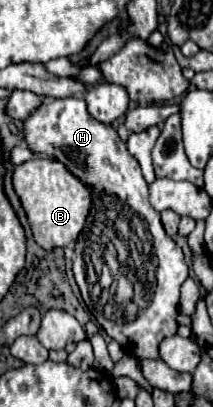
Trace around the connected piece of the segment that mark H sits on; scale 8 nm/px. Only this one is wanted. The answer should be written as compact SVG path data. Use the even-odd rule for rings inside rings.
M79 96L61 100L45 98L45 102L25 120L25 142L33 154L63 162L69 172L73 172L93 192L93 206L87 216L87 224L77 238L73 258L73 274L91 314L103 326L103 330L121 344L123 352L135 358L159 360L159 342L177 332L175 318L179 312L179 288L187 278L187 264L181 248L165 234L159 212L155 212L149 204L147 182L141 174L139 162L127 152L127 146L117 136L117 130L97 122L87 112L85 100ZM97 224L111 224L117 234L117 250L131 254L131 274L135 276L131 284L135 288L135 296L129 304L129 316L115 316L115 320L109 320L103 316L103 312L95 310L87 290L87 280L83 278L87 268L83 254L93 250L91 240L93 228L99 228Z

